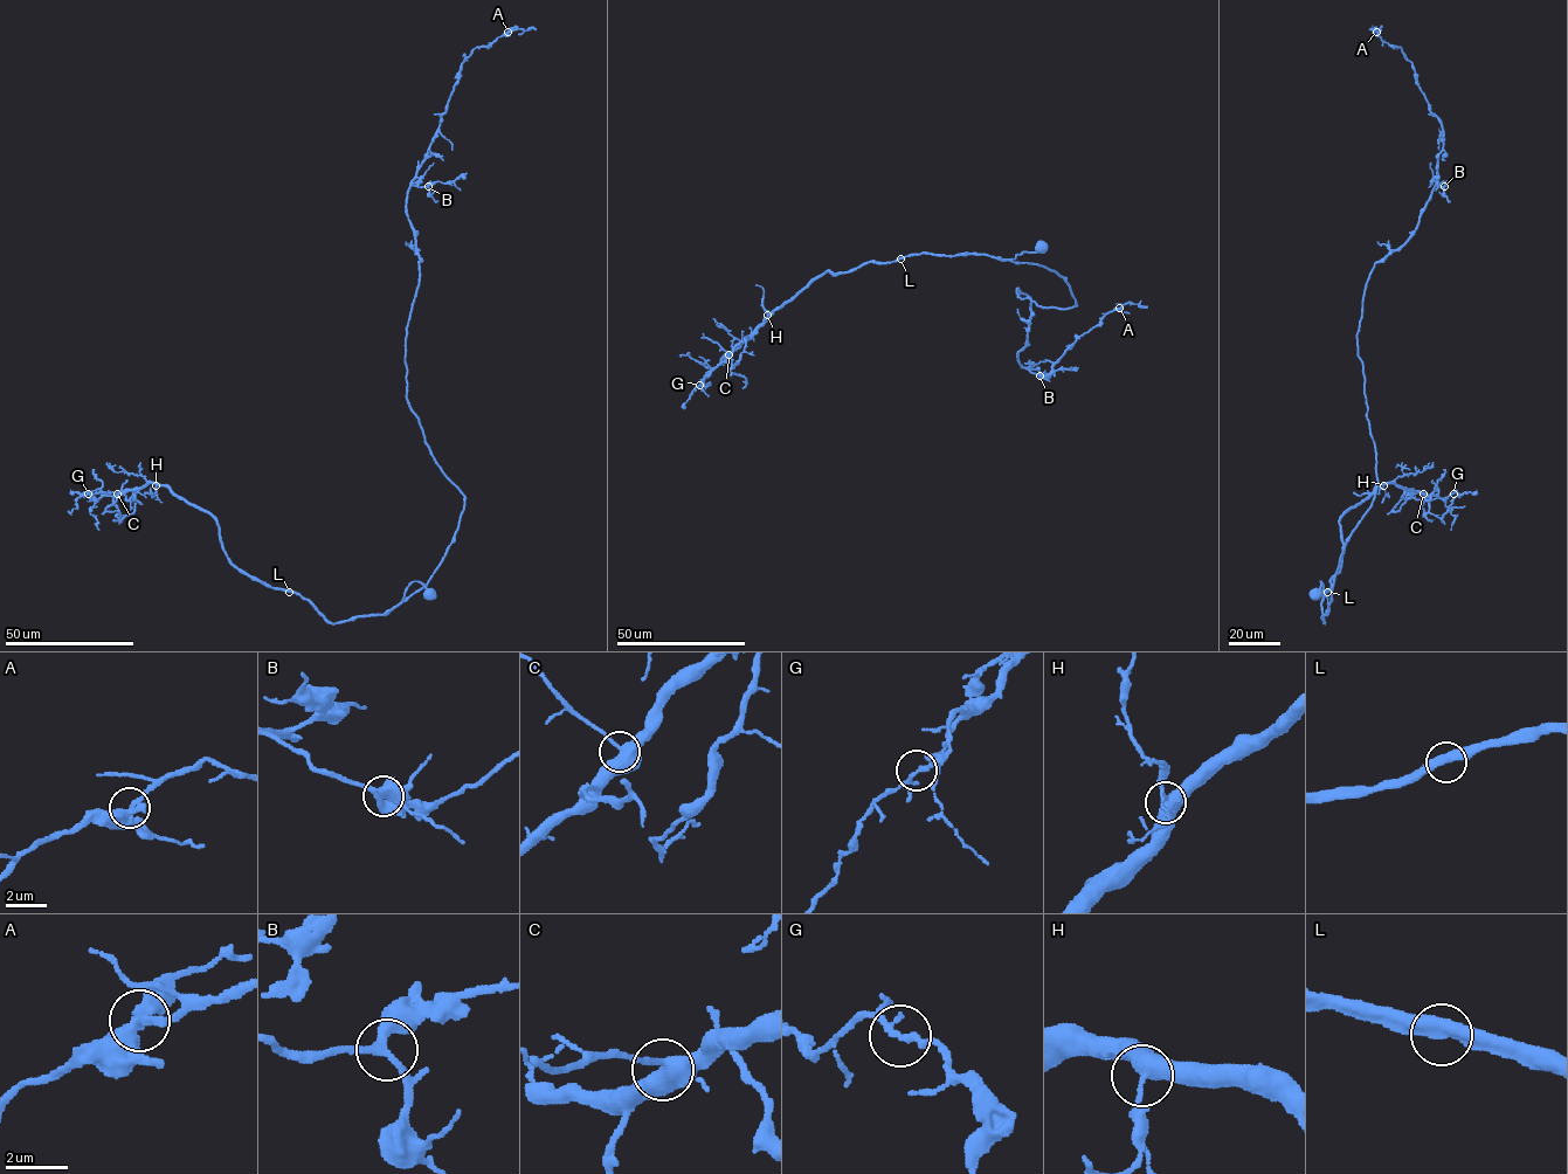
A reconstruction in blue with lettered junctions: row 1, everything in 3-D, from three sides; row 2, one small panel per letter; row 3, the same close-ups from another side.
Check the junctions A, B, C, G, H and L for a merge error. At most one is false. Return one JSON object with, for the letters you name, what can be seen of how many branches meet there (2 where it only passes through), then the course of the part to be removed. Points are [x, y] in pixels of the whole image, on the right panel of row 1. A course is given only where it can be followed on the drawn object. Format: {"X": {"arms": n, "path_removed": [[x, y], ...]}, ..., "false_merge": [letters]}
{"false_merge": []}

